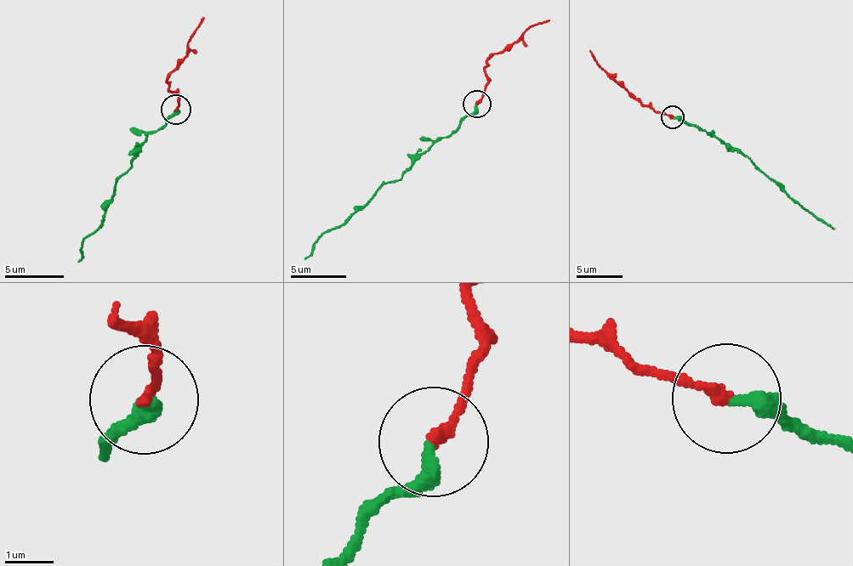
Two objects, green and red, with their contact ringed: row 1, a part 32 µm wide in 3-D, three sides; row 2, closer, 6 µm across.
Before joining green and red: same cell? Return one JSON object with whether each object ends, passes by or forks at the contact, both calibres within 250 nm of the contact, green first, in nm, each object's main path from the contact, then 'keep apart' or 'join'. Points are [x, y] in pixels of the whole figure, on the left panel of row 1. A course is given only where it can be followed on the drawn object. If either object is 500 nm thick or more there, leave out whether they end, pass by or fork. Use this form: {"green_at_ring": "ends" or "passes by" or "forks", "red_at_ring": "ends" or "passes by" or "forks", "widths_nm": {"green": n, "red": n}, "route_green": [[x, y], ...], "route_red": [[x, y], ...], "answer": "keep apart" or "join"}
{"green_at_ring": "ends", "red_at_ring": "ends", "widths_nm": {"green": 320, "red": 200}, "route_green": [[175, 109], [167, 120], [152, 130], [83, 243], [79, 260]], "route_red": [[175, 109], [177, 101], [167, 82], [203, 18]], "answer": "keep apart"}

